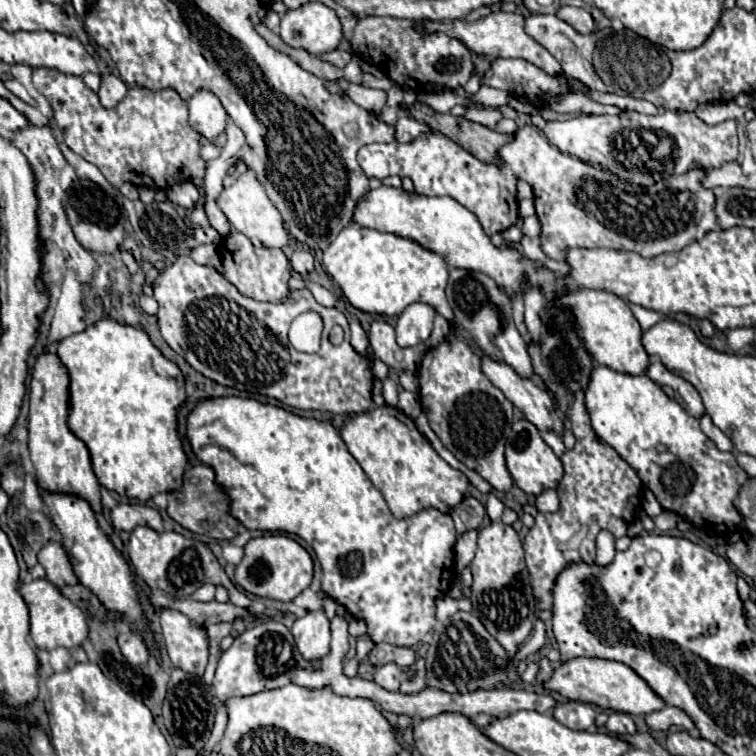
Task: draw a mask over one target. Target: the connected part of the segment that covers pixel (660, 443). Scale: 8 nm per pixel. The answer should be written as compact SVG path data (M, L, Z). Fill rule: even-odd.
M594 364L584 400L596 436L636 470L664 510L698 526L700 522L724 524L728 530L742 526L734 498L746 482L746 472L738 466L734 454L720 452L702 432L700 422L692 420L676 400L670 400L654 380L646 374L630 376Z

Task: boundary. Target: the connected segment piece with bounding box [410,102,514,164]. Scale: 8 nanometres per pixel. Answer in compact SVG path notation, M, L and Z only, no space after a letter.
M416 102L410 108L410 116L426 122L432 130L442 132L446 138L450 138L452 142L456 142L458 146L462 146L464 150L468 150L472 156L486 164L496 164L498 150L514 140L512 134L494 132L482 124L466 120L464 116L456 118L452 114L438 114L424 102Z

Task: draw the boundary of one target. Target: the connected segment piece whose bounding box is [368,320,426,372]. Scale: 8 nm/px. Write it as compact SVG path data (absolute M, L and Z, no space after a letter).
M374 320L368 336L370 336L370 344L374 348L376 358L380 358L390 368L399 371L416 371L424 352L426 352L424 344L422 346L412 346L412 348L398 346L394 328L386 320Z

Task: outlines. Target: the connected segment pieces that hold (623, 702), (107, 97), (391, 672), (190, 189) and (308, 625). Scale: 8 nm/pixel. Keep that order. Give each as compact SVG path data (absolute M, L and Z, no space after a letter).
M574 658L570 662L564 662L558 670L554 670L554 676L544 686L560 692L568 700L580 700L580 702L596 704L602 710L612 708L614 712L626 712L634 716L640 714L646 716L666 706L666 702L630 666L602 658Z
M104 74L102 76L98 96L106 108L114 108L118 102L122 102L126 92L128 92L128 86L124 84L124 80L120 80L120 76L116 76L116 74Z
M388 662L388 664L374 668L374 682L382 686L384 690L398 690L400 680L402 680L402 668L398 664Z
M192 182L176 184L166 194L168 194L170 202L174 202L176 206L180 206L184 210L192 210L194 204L200 200L200 194L198 194L198 190L196 190L196 186Z
M322 610L308 612L292 626L292 636L304 660L320 660L330 654L330 622Z

